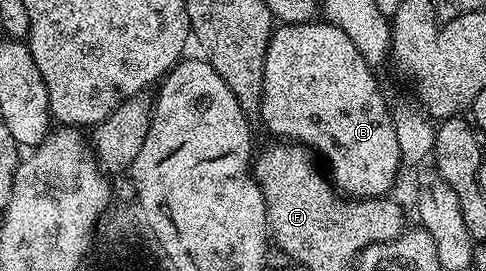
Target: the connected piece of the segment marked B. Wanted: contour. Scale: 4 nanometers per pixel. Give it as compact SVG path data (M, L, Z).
M331 22L284 23L271 32L265 53L265 85L259 119L275 137L310 149L325 167L327 162L326 170L332 184L352 200L386 196L401 172L393 111L387 108L387 99L375 75L349 37Z

